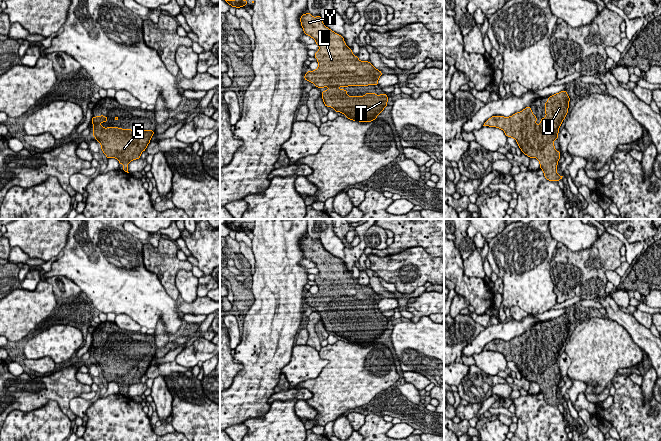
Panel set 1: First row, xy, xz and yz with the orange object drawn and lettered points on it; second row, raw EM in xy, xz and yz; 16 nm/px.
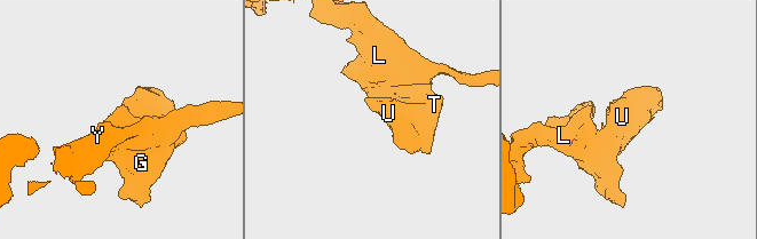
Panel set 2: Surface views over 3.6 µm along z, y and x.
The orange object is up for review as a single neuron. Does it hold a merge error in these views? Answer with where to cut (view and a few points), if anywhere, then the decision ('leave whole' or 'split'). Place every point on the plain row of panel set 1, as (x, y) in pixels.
no cut; leave whole

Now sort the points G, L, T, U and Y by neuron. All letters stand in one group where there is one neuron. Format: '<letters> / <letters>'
G L T U Y

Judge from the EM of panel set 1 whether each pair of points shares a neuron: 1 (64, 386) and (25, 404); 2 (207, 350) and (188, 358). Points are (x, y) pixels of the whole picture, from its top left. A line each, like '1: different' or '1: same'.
1: same
2: same

